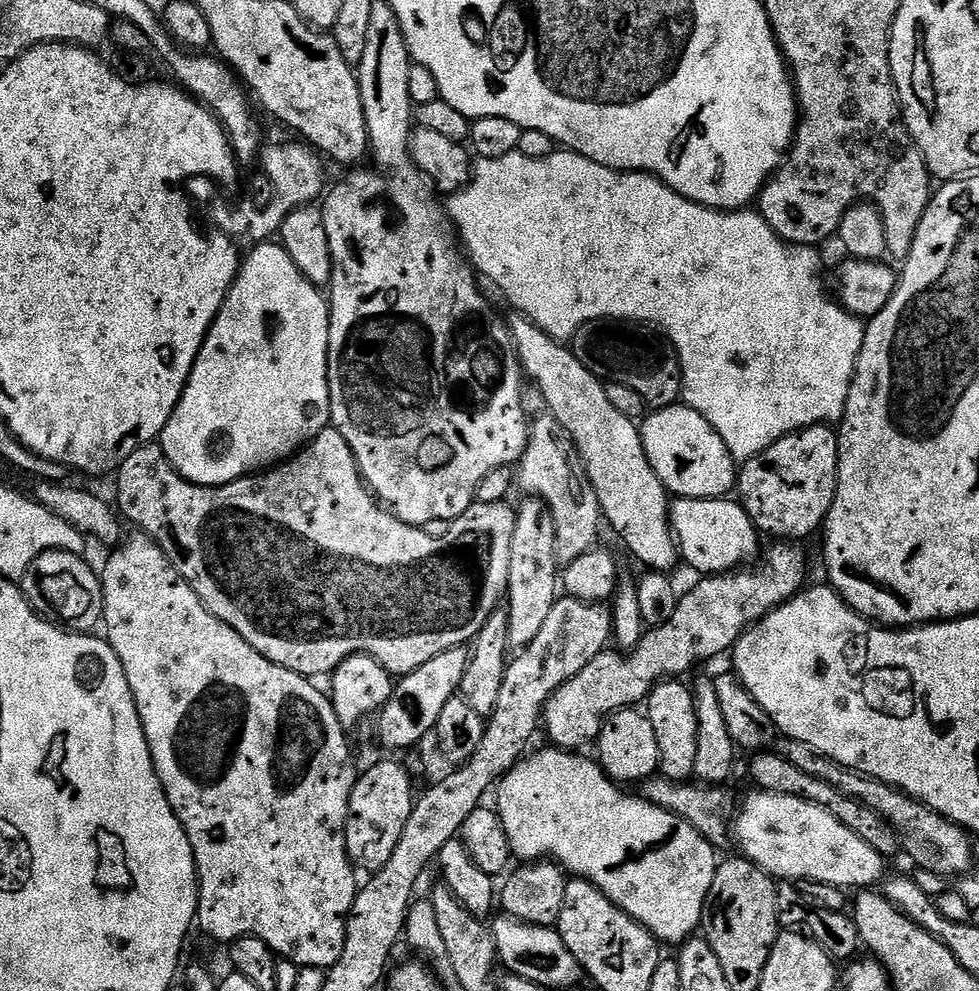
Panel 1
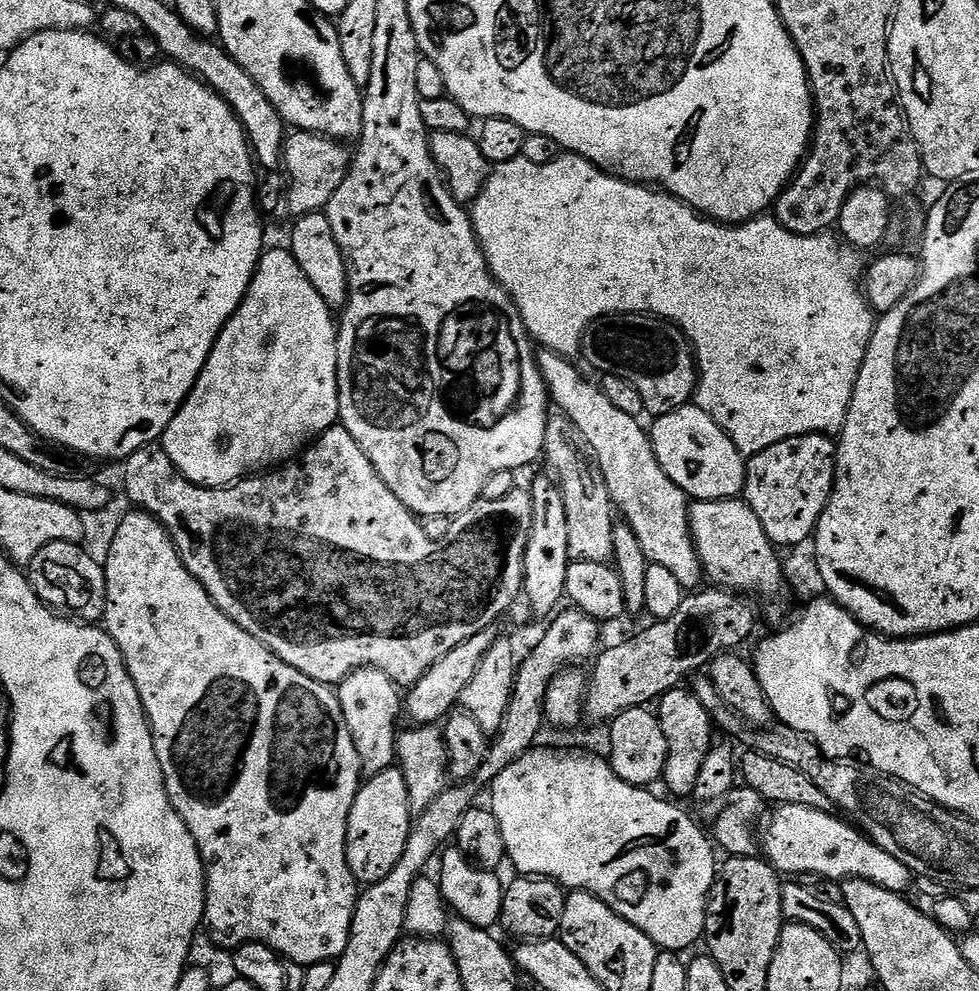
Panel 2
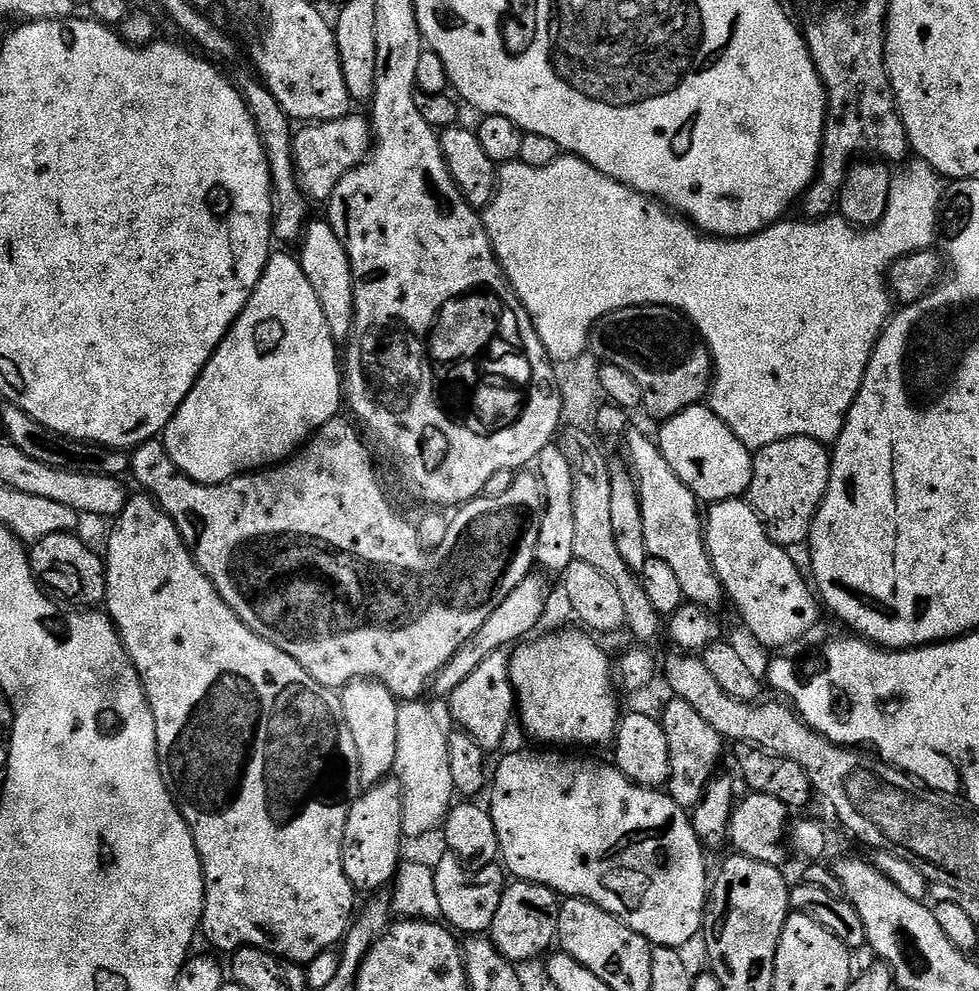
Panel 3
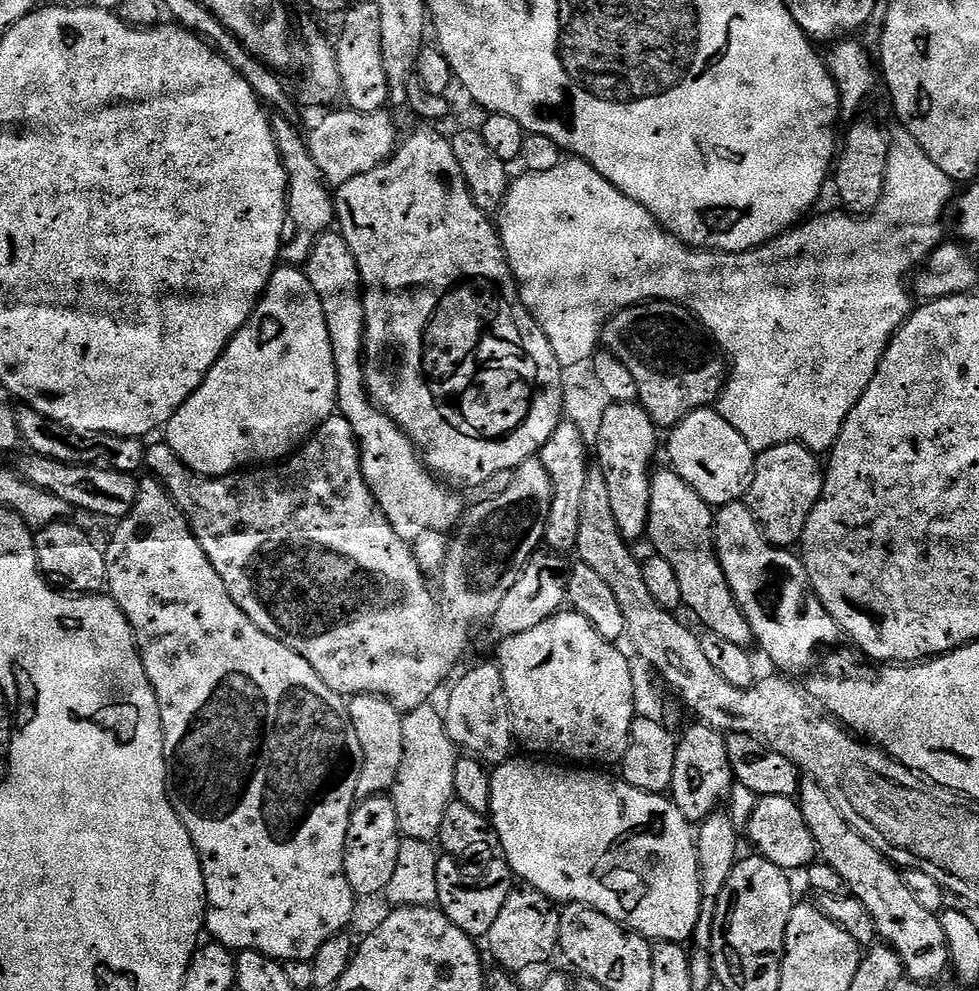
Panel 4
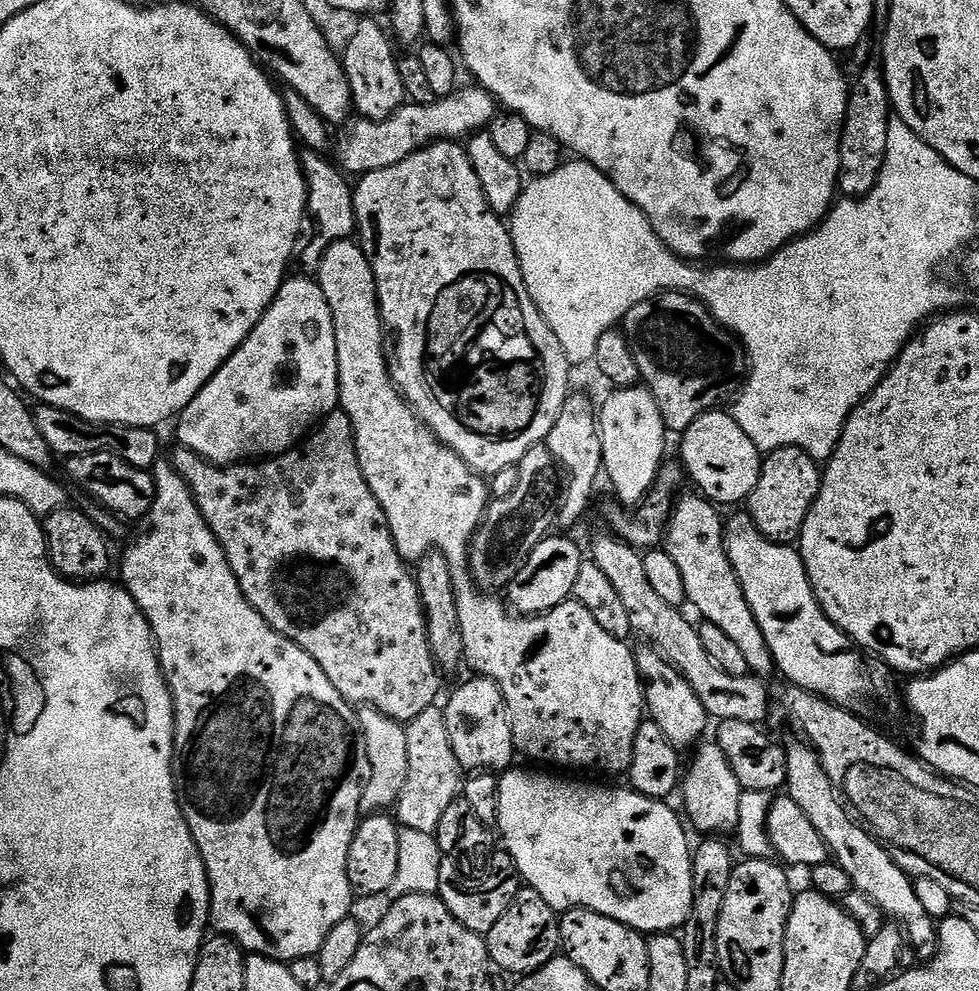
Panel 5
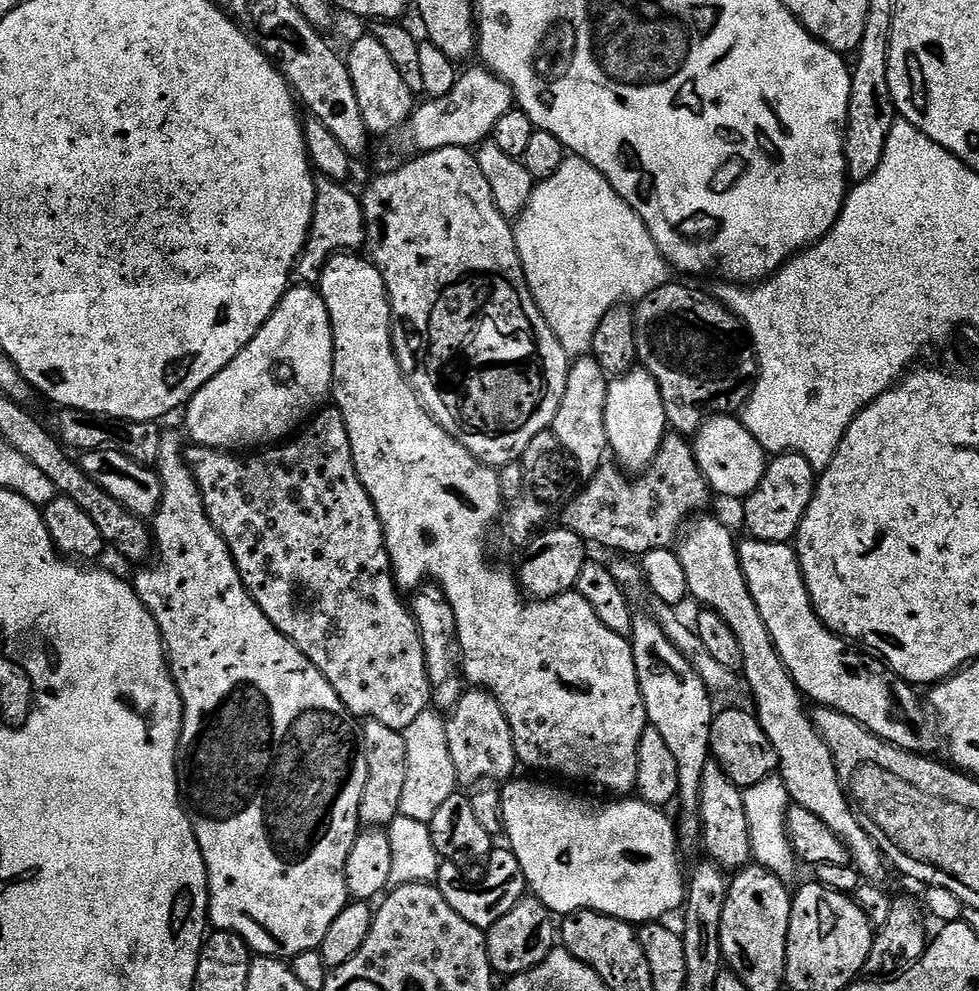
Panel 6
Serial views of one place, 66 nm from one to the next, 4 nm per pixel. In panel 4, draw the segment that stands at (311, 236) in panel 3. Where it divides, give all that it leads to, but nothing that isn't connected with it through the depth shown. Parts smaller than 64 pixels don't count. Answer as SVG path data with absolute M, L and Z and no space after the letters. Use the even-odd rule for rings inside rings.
M329 230L319 236L308 255L306 271L310 286L314 286L314 294L318 294L326 314L330 346L334 350L338 412L350 422L356 435L366 486L370 486L382 514L386 514L398 538L415 542L427 532L451 533L464 515L466 504L460 501L458 493L451 492L456 490L425 468L412 439L376 406L368 394L368 386L364 383L364 298L360 275L354 254L350 254L350 246L346 246L339 231Z

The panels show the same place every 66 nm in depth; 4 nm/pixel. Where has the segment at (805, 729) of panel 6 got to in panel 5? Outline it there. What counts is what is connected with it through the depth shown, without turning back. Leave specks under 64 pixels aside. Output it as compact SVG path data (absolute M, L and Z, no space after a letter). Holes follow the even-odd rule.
M703 495L677 499L668 518L668 527L664 529L663 551L674 558L678 570L682 573L682 582L686 585L686 598L691 607L700 611L700 620L718 626L732 639L748 663L749 673L768 678L774 672L770 646L762 638L762 626L746 602L746 594L740 585L740 579L734 574L734 566L728 557L728 546L724 543L725 521L720 520L717 505ZM789 743L786 748L787 796L800 807L806 818L810 818L814 830L822 834L822 842L826 842L831 859L838 866L842 866L846 874L850 874L853 889L866 894L866 898L874 901L893 921L899 922L913 945L924 944L918 948L921 957L931 957L934 952L933 945L938 940L938 928L932 917L926 914L926 910L922 910L922 902L918 902L913 877L903 872L894 862L894 858L886 854L884 847L861 824L856 823L845 801L838 795L837 789L832 787L820 755L813 750L811 744L799 743Z

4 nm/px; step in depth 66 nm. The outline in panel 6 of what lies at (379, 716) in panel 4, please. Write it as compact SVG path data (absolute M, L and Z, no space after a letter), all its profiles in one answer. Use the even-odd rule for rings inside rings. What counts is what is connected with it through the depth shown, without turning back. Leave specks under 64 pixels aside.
M365 720L362 724L362 743L366 754L368 777L366 790L362 790L360 823L365 829L387 829L396 816L401 815L402 790L407 776L407 746L404 733L382 726L382 722Z

